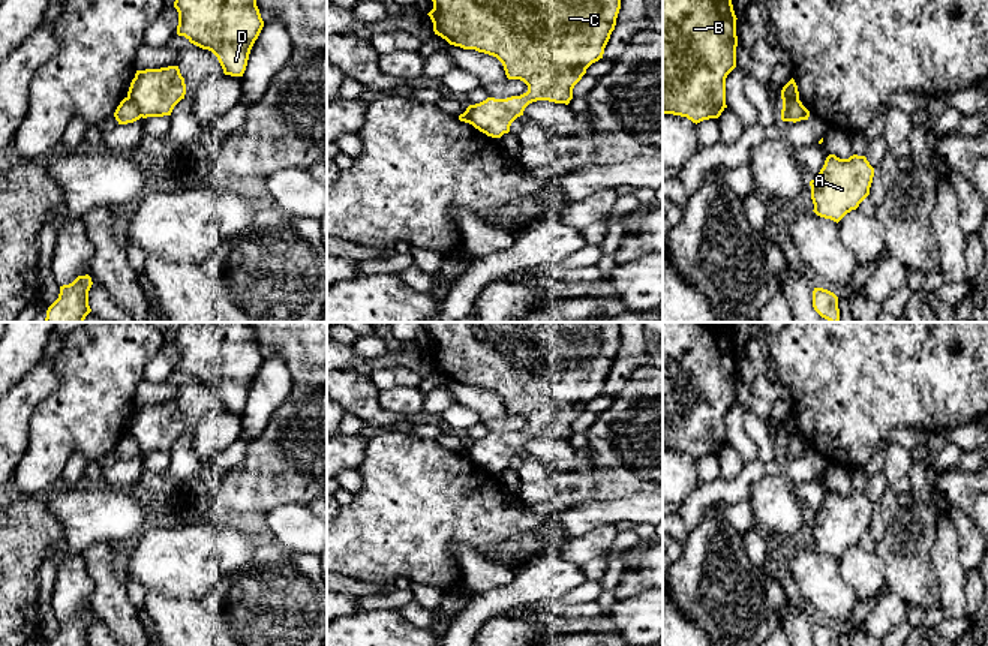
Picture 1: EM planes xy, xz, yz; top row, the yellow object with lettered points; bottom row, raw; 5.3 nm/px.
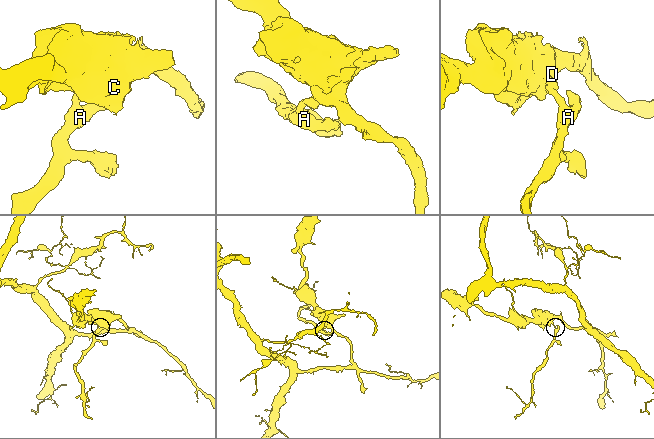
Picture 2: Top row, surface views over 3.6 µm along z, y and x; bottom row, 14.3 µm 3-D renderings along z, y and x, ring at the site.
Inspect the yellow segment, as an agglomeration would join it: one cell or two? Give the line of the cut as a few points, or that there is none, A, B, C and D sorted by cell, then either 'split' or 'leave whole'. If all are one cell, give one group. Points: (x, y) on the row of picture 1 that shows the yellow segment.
cut in xy along (128, 96), (137, 105), (141, 116); A / B C D; split

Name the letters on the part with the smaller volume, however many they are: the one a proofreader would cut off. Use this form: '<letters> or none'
A

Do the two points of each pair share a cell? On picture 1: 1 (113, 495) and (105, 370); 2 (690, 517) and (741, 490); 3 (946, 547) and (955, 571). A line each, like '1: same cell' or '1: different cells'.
1: different cells
2: same cell
3: same cell

